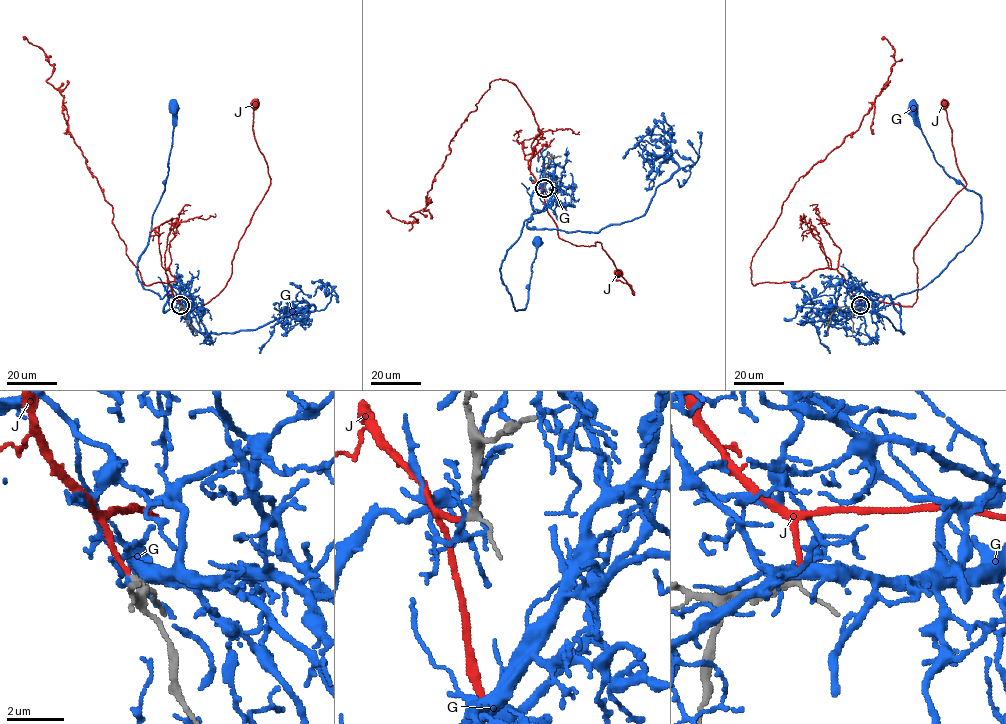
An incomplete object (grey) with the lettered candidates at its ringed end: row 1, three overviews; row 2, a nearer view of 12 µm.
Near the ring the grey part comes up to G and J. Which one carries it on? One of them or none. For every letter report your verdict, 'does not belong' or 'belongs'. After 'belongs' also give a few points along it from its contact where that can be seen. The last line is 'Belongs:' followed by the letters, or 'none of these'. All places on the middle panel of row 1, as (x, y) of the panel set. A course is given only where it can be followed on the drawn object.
G: does not belong
J: belongs | via (544, 188), (544, 202), (558, 236), (577, 246), (599, 242), (633, 294), (630, 284), (616, 279), (617, 273)
Belongs: J

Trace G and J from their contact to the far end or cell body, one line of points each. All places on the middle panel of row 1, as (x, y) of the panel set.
G: (544, 188), (536, 188), (532, 194), (533, 213), (500, 268), (501, 279), (516, 310), (526, 307), (537, 241)
J: (544, 188), (544, 202), (558, 236), (577, 246), (599, 242), (633, 294), (630, 284), (616, 279), (617, 273)

